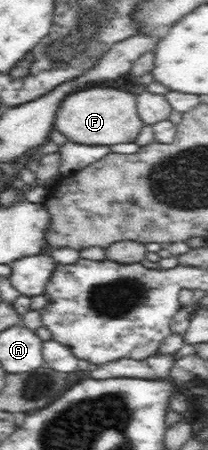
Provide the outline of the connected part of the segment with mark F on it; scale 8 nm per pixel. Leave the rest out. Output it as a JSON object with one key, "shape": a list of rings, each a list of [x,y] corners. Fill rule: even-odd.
{"shape":[[[91,87],[67,95],[57,110],[53,130],[61,132],[72,143],[89,146],[108,146],[135,142],[141,130],[141,118],[135,108],[135,94],[113,90],[111,87]]]}

